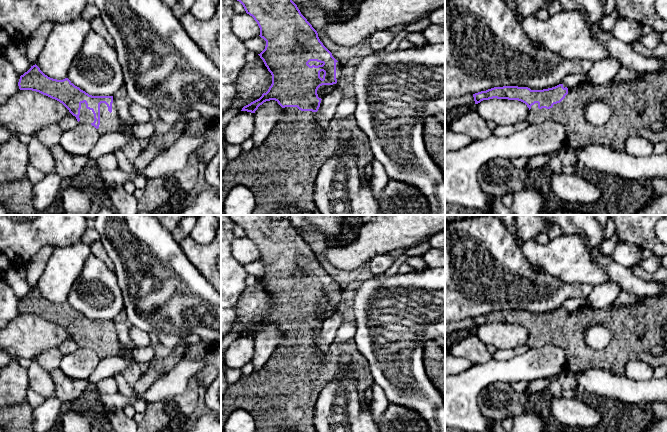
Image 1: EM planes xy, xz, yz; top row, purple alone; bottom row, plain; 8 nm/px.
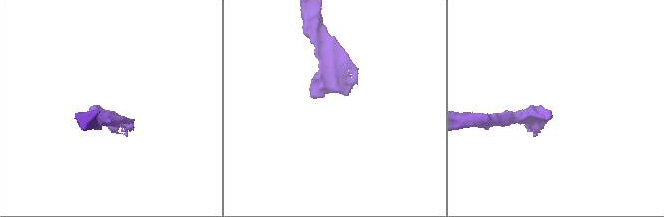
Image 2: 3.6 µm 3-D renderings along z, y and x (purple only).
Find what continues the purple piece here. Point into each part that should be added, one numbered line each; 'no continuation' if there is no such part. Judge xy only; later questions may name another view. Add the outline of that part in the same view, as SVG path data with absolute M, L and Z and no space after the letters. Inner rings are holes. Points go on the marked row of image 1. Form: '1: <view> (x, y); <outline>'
1: xy (109, 122); M114 96L112 103L112 112L108 111L105 103L100 104L100 125L98 131L101 134L120 131L124 127L122 119L118 115L118 111L114 104Z

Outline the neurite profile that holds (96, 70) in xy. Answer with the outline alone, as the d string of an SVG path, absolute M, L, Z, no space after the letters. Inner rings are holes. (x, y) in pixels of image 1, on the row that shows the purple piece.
M92 30L72 61L67 78L92 96L115 96L124 86L123 70L115 48Z

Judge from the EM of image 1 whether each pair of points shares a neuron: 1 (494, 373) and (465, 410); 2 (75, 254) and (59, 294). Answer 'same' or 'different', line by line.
1: same
2: same

